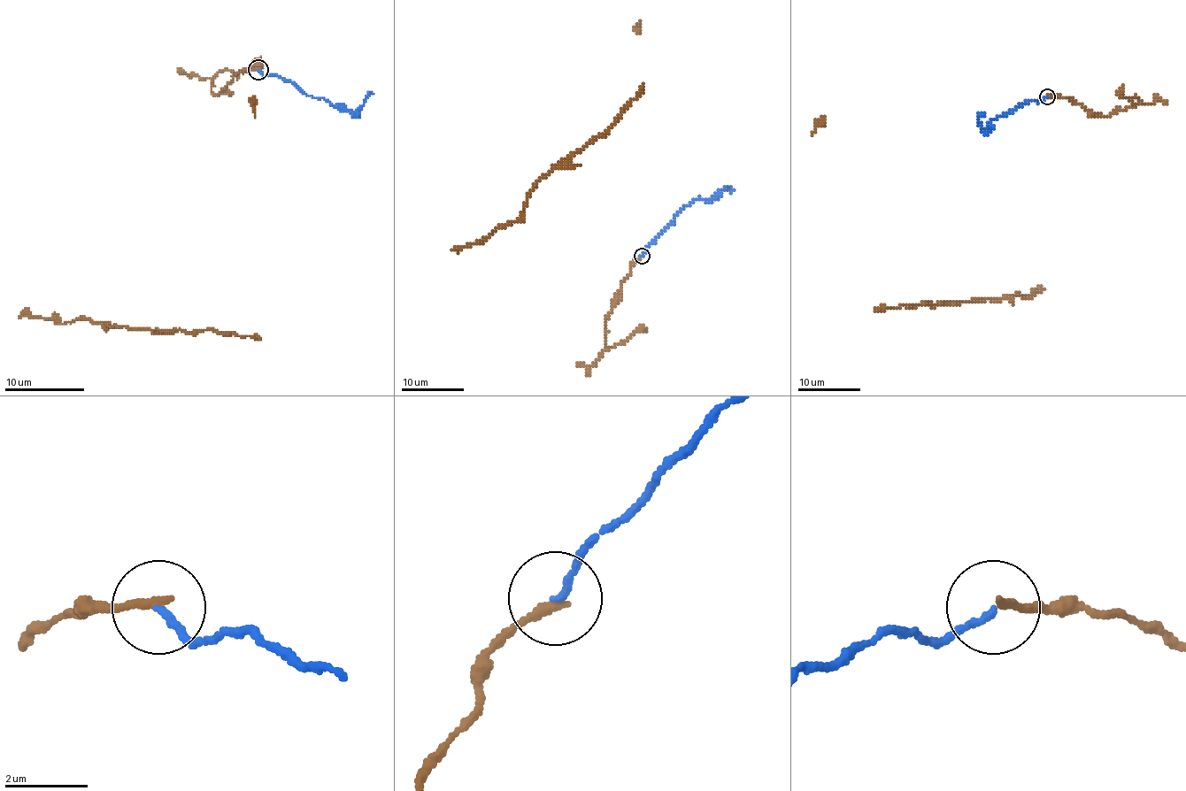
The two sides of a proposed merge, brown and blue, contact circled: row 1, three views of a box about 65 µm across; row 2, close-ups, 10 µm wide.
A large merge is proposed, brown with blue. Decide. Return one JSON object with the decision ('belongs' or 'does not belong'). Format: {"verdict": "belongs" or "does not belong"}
{"verdict": "belongs"}

